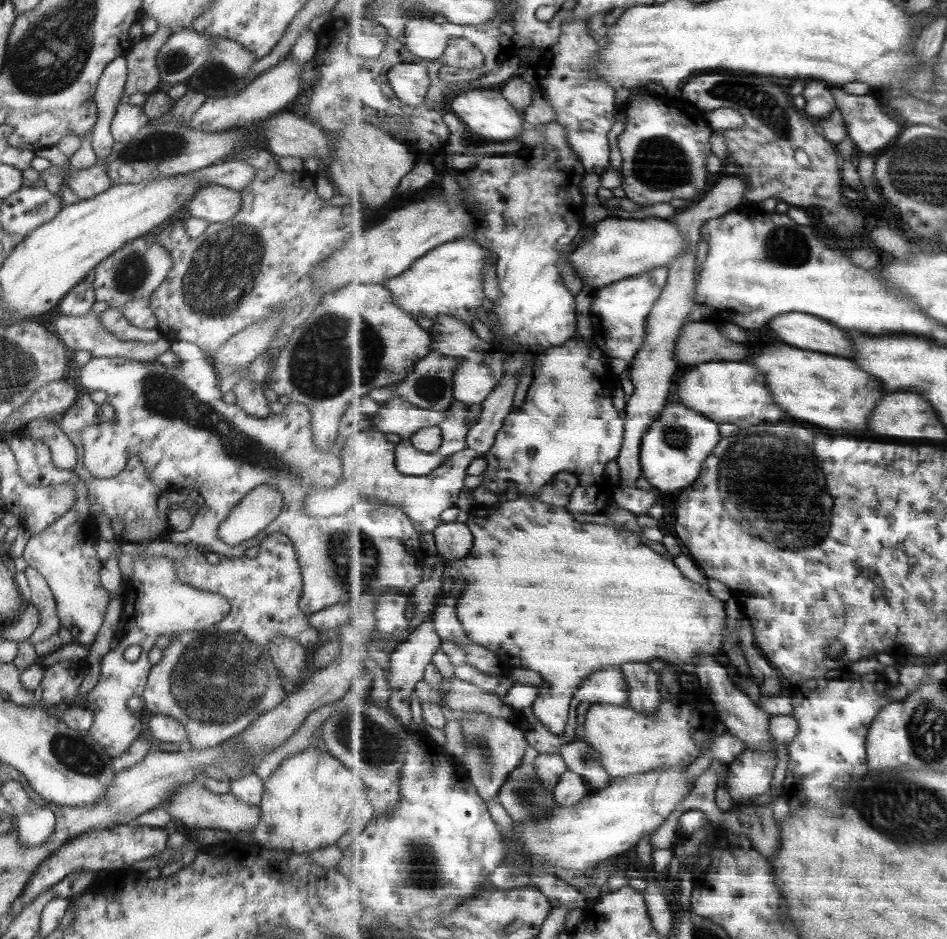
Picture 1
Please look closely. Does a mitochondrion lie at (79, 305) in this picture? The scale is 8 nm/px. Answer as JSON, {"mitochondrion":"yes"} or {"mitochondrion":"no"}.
{"mitochondrion":"no"}

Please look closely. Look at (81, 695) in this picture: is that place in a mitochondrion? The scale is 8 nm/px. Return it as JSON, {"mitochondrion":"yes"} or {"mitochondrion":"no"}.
{"mitochondrion":"no"}

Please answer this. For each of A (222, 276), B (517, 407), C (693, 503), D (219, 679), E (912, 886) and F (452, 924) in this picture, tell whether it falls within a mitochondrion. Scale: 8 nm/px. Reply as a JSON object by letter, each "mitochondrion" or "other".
{"A":"mitochondrion","B":"other","C":"other","D":"mitochondrion","E":"other","F":"other"}

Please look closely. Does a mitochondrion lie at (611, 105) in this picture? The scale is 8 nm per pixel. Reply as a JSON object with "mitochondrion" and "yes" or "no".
{"mitochondrion":"no"}

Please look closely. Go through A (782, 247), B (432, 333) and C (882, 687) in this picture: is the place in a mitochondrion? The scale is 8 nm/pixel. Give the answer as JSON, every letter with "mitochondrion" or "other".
{"A":"mitochondrion","B":"other","C":"other"}

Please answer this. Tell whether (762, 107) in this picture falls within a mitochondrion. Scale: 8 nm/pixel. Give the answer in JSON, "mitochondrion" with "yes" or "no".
{"mitochondrion":"yes"}

